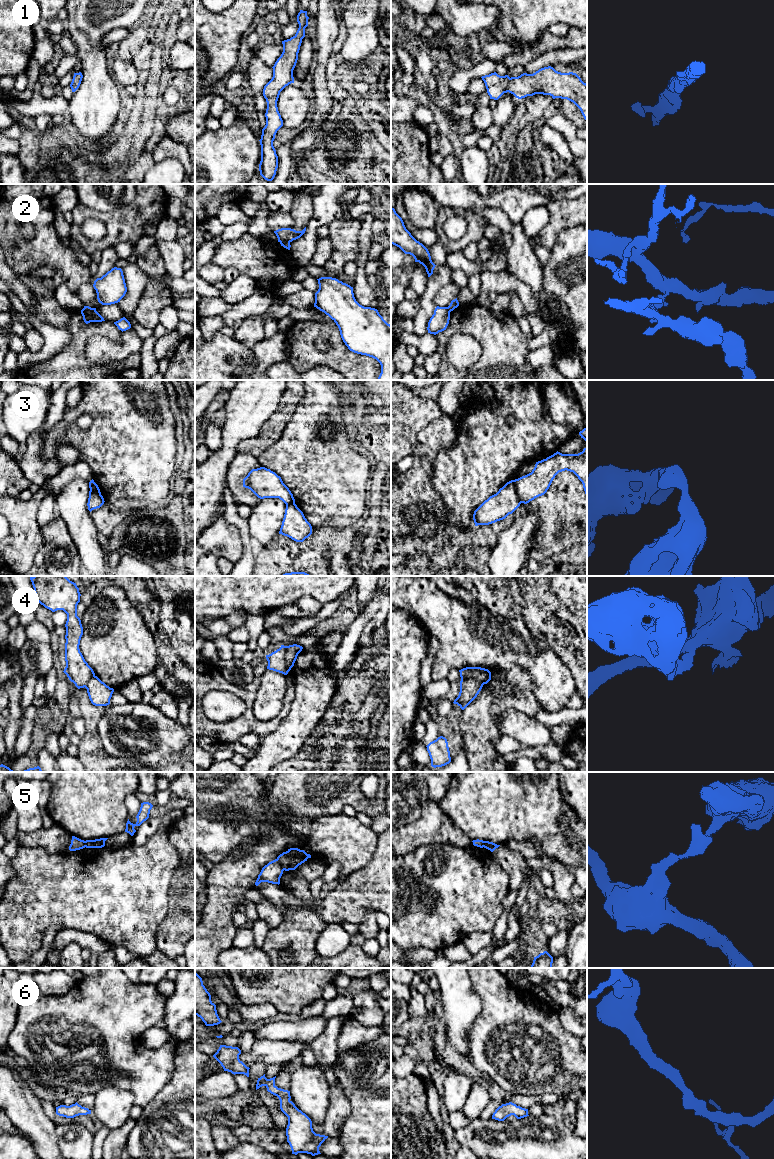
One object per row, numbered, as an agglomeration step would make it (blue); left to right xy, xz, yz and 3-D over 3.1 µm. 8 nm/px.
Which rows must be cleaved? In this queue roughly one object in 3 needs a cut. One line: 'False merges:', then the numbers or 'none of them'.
False merges: 2, 3, 4, 5

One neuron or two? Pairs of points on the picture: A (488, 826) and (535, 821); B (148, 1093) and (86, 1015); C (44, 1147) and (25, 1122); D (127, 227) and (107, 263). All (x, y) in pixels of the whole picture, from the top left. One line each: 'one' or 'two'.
A: one
B: one
C: one
D: two

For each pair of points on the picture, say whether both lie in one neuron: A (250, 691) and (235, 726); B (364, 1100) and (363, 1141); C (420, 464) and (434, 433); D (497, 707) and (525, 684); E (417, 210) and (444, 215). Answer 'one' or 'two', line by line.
A: one
B: one
C: one
D: one
E: two

